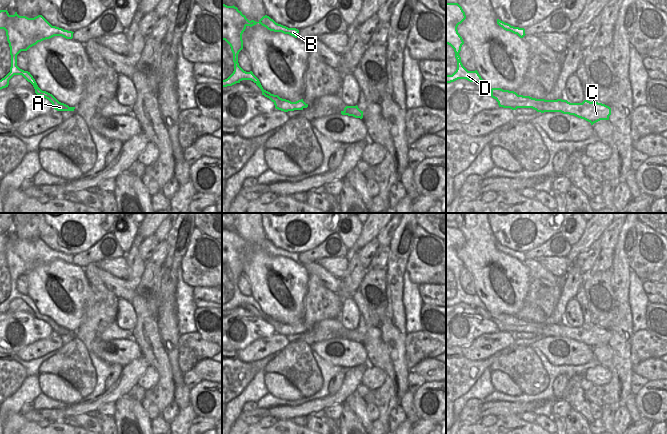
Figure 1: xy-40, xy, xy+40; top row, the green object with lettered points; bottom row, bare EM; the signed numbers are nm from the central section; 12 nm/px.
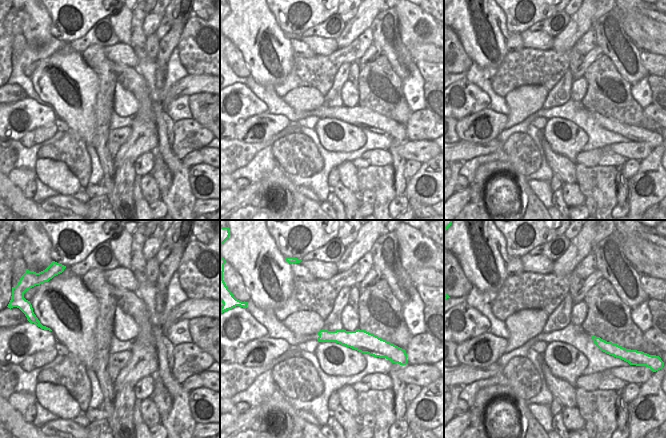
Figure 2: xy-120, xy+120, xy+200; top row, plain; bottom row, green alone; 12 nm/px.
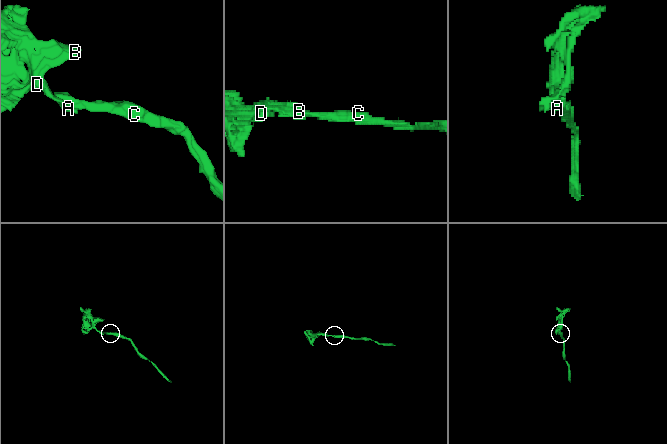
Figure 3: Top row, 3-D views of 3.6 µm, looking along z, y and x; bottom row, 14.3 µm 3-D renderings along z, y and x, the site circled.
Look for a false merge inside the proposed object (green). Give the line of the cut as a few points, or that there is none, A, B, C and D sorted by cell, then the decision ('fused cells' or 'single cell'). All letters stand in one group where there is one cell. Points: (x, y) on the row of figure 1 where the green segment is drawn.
xy+40 (496, 98), (503, 105), (526, 107) | A B D / C | fused cells

